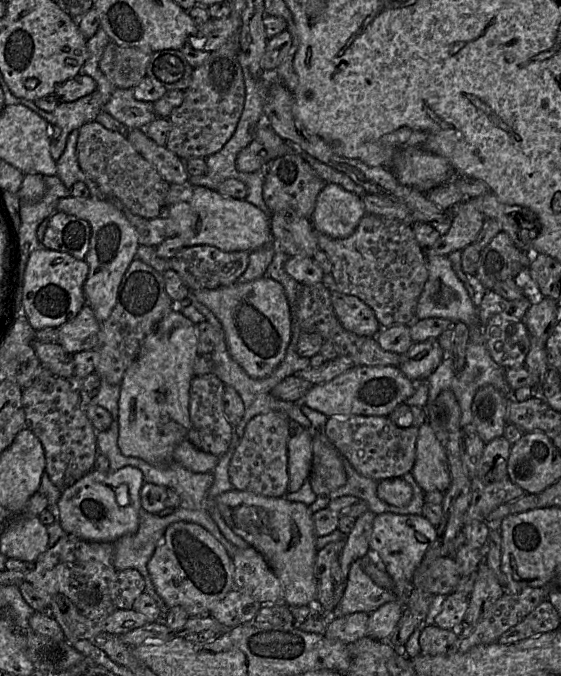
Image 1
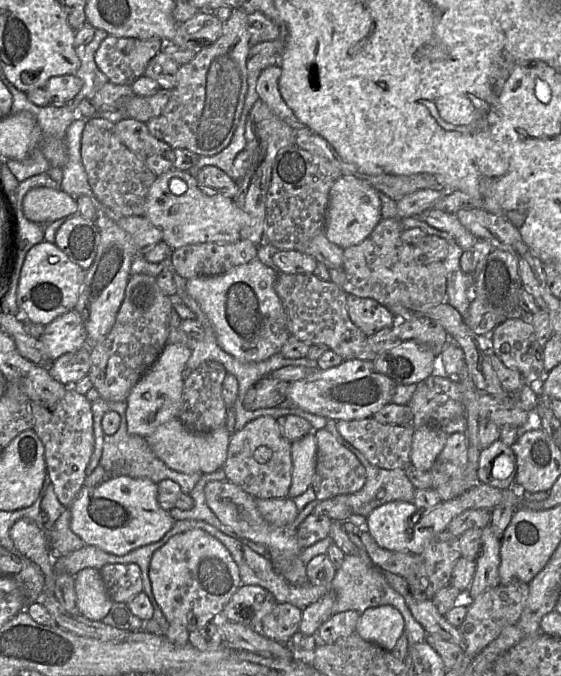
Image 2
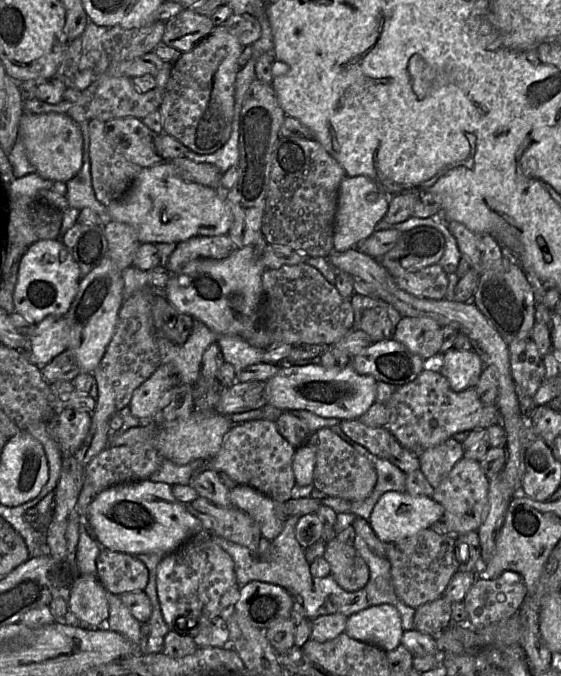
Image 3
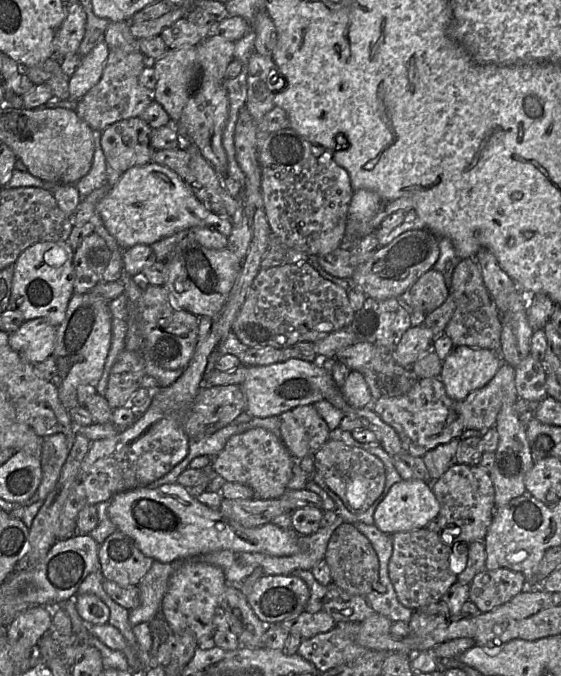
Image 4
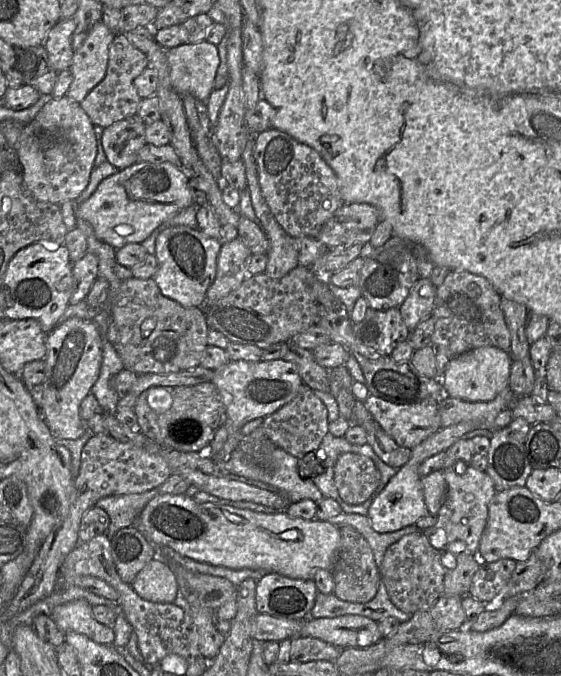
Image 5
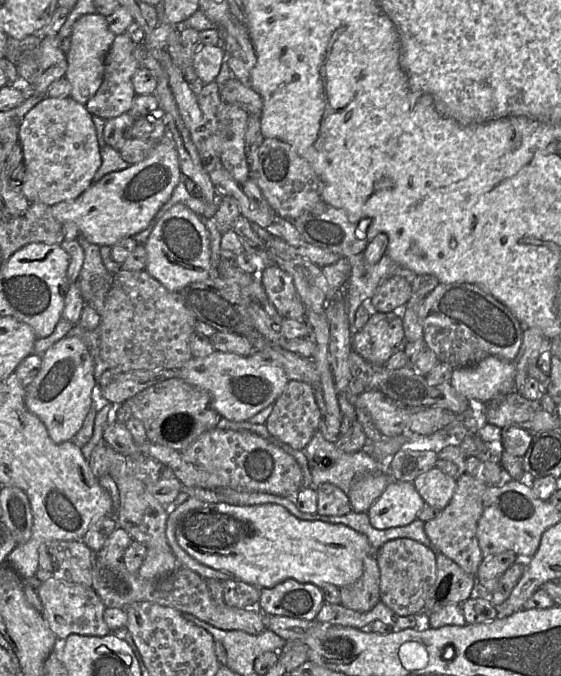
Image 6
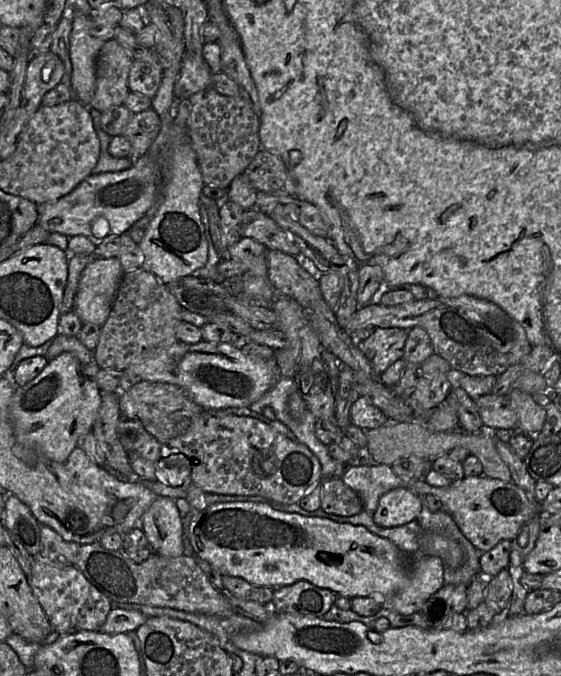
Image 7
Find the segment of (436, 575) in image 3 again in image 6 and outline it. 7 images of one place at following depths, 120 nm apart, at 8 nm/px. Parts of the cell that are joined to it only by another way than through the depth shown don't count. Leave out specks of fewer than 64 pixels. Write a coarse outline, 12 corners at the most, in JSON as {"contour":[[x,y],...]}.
{"contour":[[409,538],[374,552],[380,600],[402,616],[422,614],[437,554]]}

